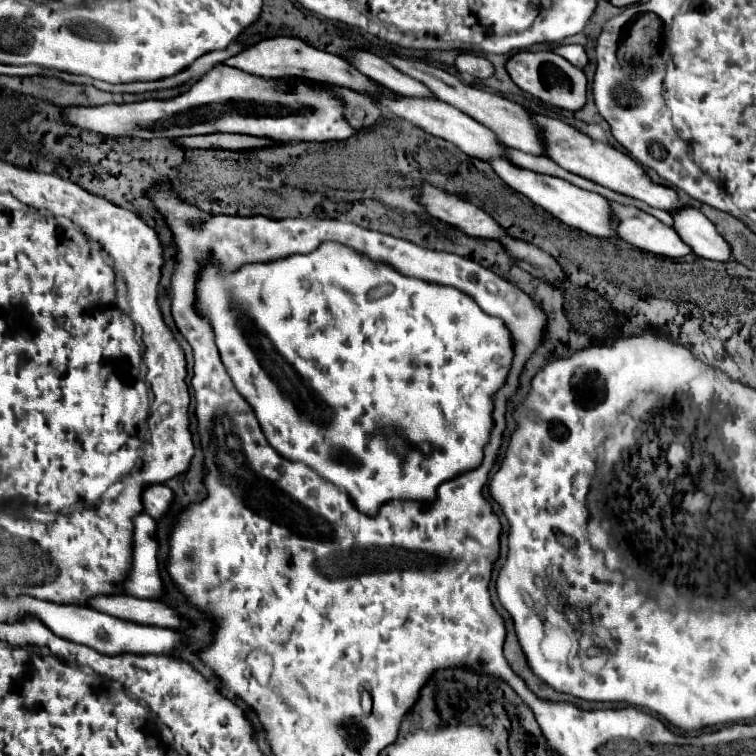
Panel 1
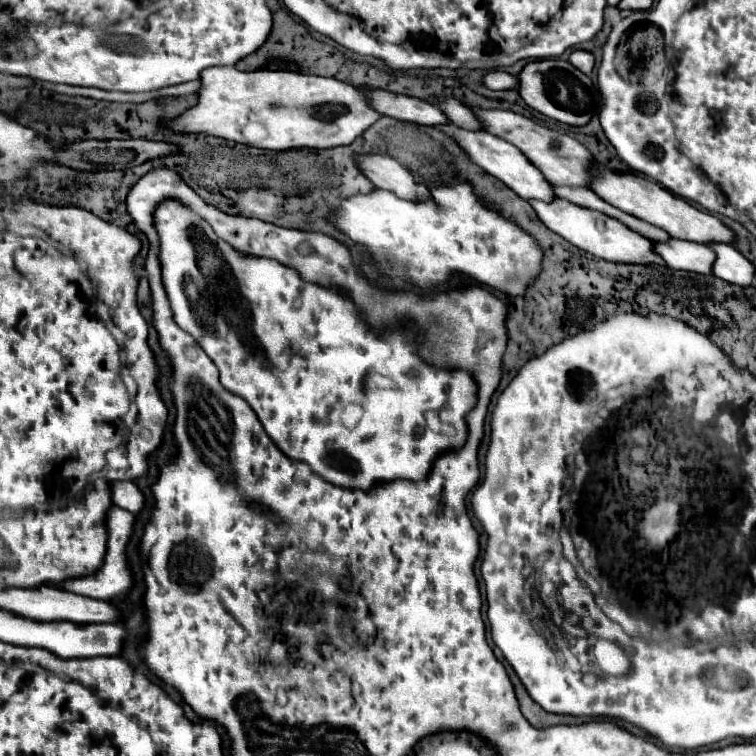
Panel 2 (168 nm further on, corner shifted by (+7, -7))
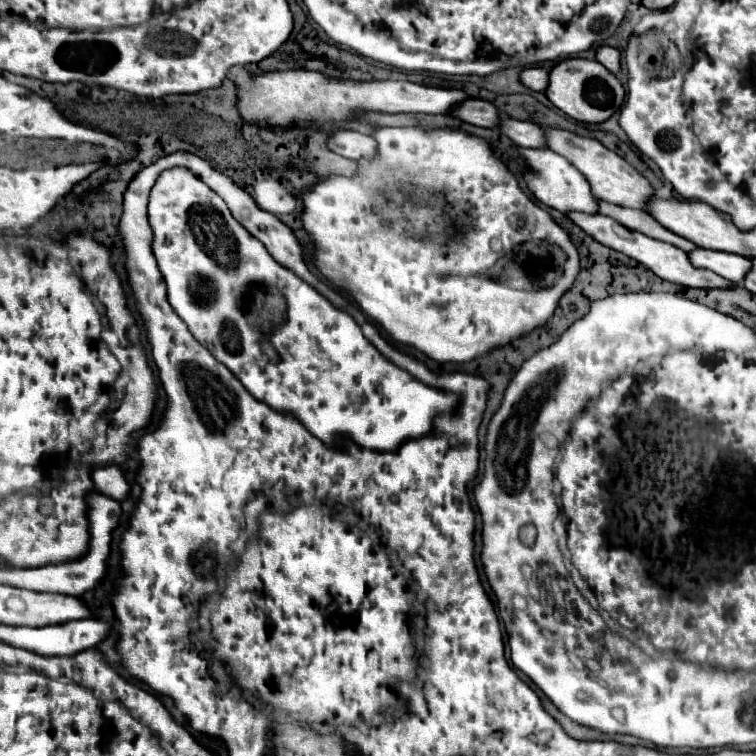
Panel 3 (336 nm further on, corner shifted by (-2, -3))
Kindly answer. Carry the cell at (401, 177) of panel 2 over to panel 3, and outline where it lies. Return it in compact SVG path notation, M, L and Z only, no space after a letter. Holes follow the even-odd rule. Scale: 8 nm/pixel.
M336 130L330 138L328 138L328 148L344 158L352 158L352 160L360 160L360 158L372 158L376 154L376 142L366 136L360 134L356 130Z

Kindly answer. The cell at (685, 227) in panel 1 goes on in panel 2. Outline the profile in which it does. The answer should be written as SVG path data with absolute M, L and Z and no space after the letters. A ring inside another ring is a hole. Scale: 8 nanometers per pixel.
M711 242L707 244L715 252L715 262L713 262L713 274L729 284L739 284L739 286L749 286L755 278L755 268L753 264L737 252L731 244L719 244Z

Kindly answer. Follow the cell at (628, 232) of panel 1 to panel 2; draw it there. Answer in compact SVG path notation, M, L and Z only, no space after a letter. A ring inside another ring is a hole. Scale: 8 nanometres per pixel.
M669 238L665 242L651 242L653 252L673 270L687 270L697 274L711 274L713 250L707 244Z

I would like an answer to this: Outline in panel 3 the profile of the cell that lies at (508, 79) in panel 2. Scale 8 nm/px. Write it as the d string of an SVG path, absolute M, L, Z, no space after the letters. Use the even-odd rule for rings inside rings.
M526 68L520 78L532 90L544 92L548 88L548 70L544 70L544 68Z

